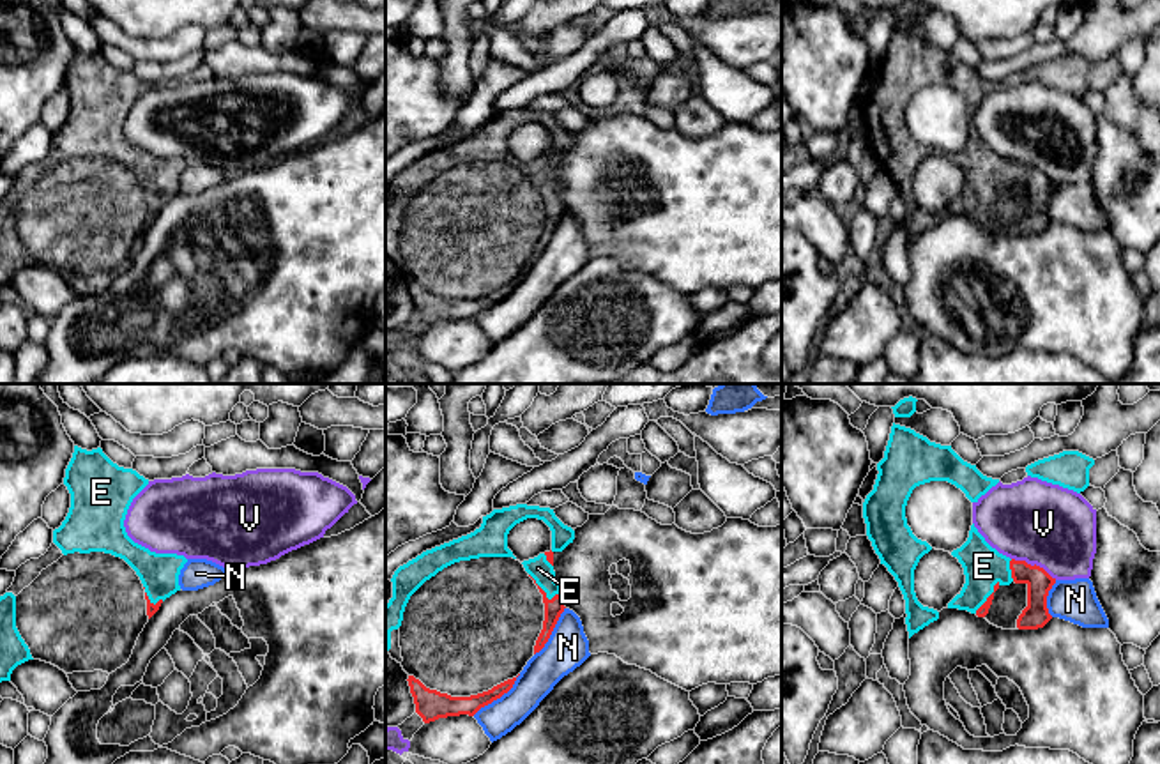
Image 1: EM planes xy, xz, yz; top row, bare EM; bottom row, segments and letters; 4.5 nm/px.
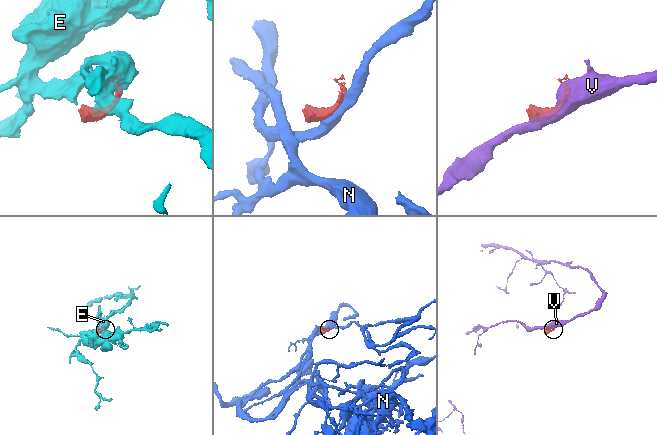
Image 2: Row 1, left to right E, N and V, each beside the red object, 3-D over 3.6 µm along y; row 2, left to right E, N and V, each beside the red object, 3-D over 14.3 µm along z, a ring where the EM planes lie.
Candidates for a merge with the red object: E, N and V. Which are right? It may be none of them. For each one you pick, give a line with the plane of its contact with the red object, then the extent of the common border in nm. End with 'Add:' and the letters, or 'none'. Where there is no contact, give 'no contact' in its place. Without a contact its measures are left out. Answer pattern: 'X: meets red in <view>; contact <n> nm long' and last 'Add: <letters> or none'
E: meets red in xz; contact 180 nm long
Add: E

